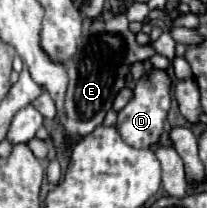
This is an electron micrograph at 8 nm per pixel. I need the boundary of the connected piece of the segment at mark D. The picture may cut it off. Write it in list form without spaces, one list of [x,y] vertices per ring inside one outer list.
[[[152,67],[138,79],[132,93],[134,95],[128,101],[128,105],[122,111],[118,111],[116,131],[120,131],[120,137],[132,147],[152,147],[160,141],[160,135],[164,131],[164,121],[172,105],[172,79],[168,71]]]

